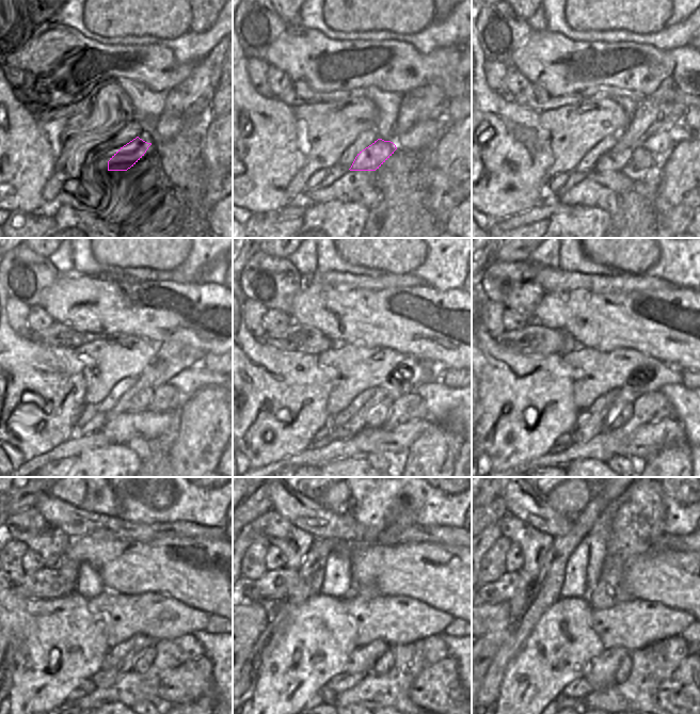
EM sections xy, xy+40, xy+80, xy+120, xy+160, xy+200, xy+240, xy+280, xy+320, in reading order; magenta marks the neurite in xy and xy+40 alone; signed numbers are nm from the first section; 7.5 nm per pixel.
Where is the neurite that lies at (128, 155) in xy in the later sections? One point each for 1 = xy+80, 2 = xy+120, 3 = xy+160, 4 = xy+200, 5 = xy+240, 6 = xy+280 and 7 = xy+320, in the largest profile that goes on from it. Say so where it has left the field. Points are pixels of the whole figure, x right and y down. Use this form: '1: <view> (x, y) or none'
1: xy+80 (617, 159)
2: xy+120 (139, 397)
3: xy+160 (378, 415)
4: xy+200 (620, 414)
5: xy+240 (145, 659)
6: xy+280 (383, 665)
7: xy+320 (623, 670)

